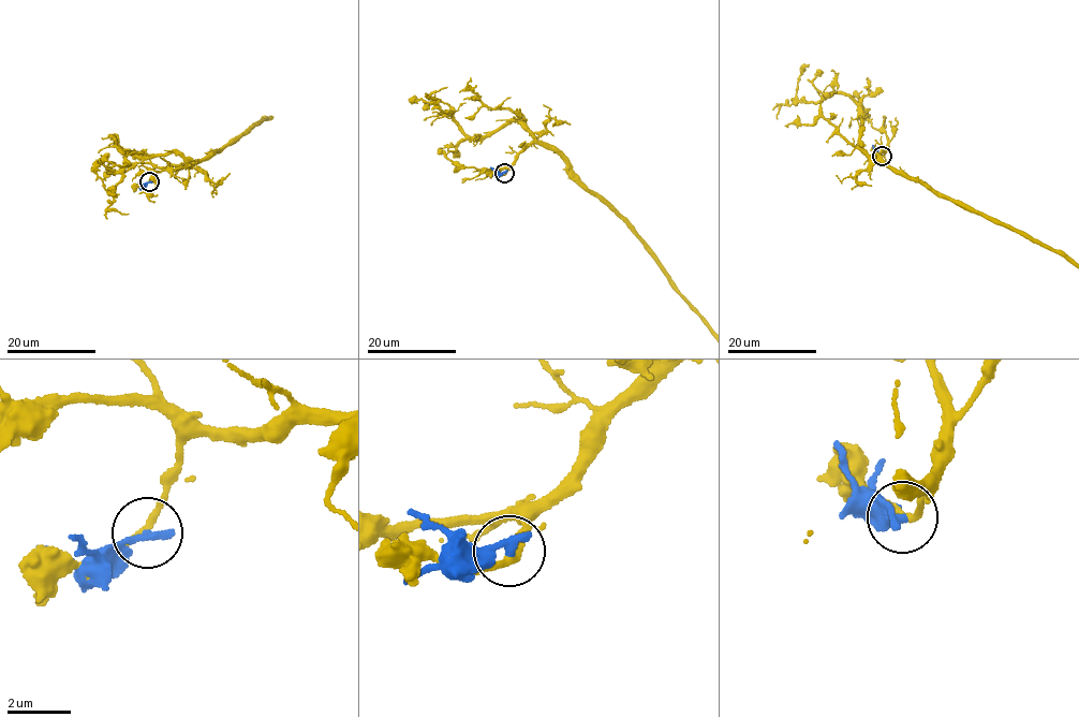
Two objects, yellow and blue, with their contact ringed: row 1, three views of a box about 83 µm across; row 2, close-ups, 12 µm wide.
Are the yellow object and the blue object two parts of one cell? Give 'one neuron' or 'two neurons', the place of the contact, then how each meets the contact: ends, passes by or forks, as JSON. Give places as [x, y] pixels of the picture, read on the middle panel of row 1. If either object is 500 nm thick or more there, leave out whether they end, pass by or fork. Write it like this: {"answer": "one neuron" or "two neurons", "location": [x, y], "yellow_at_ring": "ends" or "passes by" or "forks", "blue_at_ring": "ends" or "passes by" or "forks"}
{"answer": "two neurons", "location": [504, 173], "yellow_at_ring": "passes by", "blue_at_ring": "ends"}

